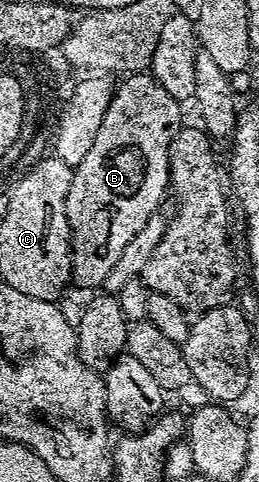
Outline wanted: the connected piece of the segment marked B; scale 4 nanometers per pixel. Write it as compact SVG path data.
M147 72L136 73L115 86L102 127L98 127L86 159L74 166L70 191L64 200L72 281L101 286L118 255L122 255L122 247L161 208L160 199L170 183L168 152L181 124L180 109L172 105L172 100Z

